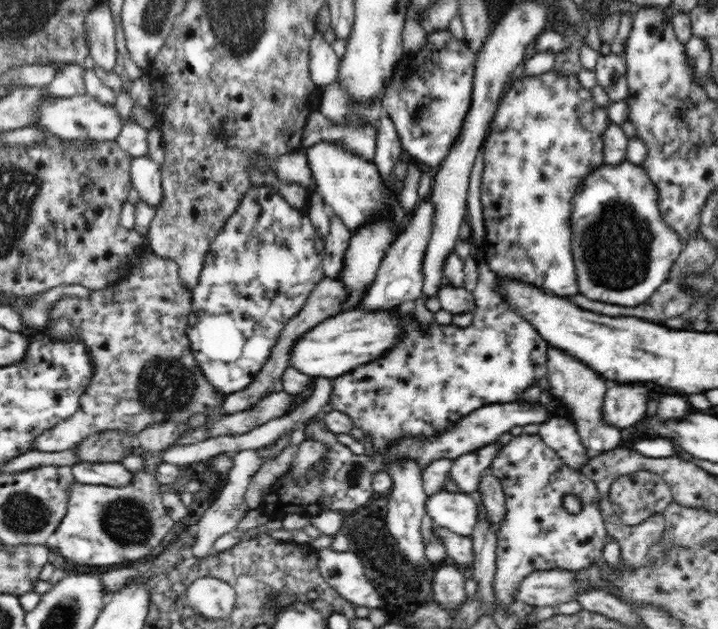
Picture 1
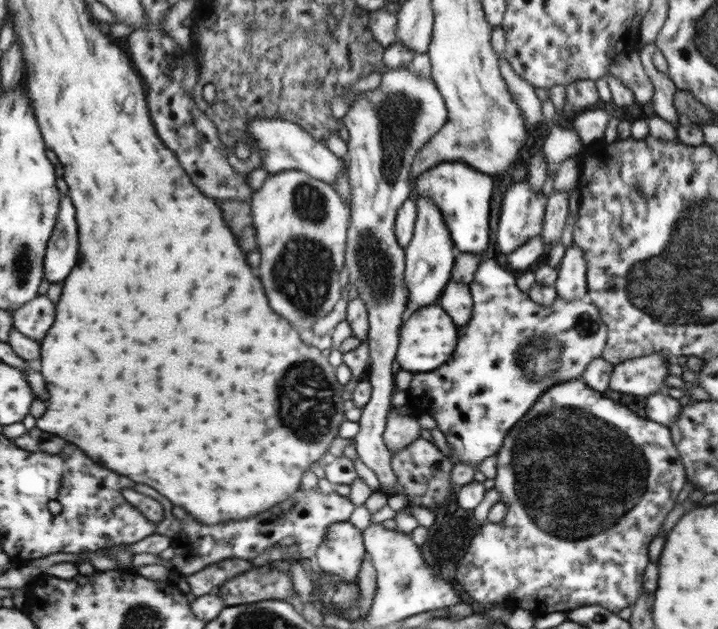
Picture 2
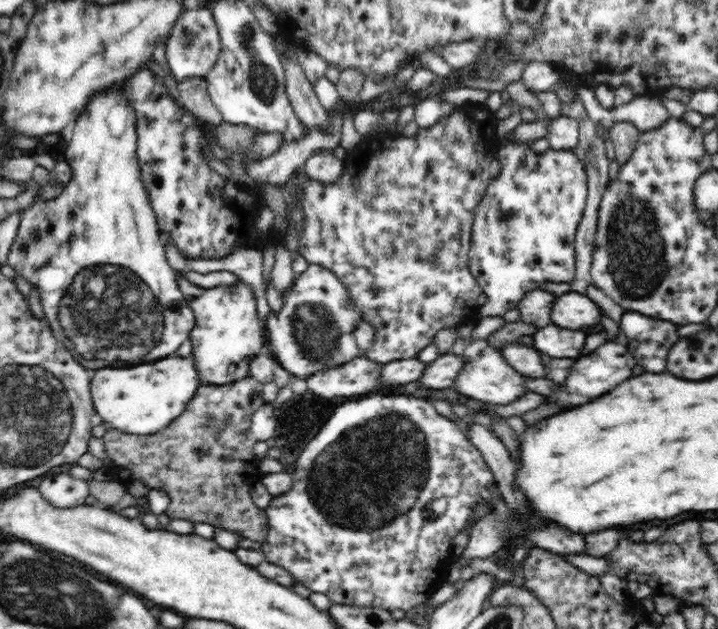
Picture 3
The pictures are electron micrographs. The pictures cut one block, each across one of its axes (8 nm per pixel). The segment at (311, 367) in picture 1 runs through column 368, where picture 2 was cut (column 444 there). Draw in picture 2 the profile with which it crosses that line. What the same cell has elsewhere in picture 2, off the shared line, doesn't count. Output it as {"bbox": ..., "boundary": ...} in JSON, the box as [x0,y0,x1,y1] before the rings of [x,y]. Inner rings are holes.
{"bbox":[395,304,460,373],"boundary":[[[439,304],[416,310],[404,319],[399,330],[398,356],[395,357],[397,369],[411,373],[430,373],[440,368],[454,354],[459,337],[460,329],[454,319]]]}

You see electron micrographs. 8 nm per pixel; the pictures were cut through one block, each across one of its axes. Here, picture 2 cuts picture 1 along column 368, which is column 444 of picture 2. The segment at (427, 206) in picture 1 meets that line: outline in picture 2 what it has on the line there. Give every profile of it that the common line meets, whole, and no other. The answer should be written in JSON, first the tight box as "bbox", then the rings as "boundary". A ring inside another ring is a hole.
{"bbox":[438,277,473,328],"boundary":[[[454,277],[451,278],[438,304],[454,319],[455,325],[462,328],[468,324],[473,314],[473,298],[469,284],[459,283]]]}

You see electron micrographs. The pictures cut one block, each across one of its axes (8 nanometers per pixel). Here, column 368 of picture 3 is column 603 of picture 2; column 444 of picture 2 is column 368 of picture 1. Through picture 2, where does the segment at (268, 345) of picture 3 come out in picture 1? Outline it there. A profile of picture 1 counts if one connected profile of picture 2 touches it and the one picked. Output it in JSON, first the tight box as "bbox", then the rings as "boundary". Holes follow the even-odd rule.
{"bbox":[328,262,548,450],"boundary":[[[486,262],[478,263],[479,277],[476,287],[472,294],[476,299],[476,308],[473,313],[472,323],[468,328],[458,327],[458,325],[440,325],[434,321],[427,331],[422,331],[422,324],[418,321],[406,321],[405,333],[402,334],[401,345],[394,345],[393,349],[389,350],[384,357],[377,358],[377,361],[369,362],[369,364],[362,365],[349,373],[342,374],[341,377],[331,379],[332,392],[328,401],[332,404],[333,410],[338,410],[347,414],[353,422],[353,426],[361,428],[365,436],[370,436],[372,446],[374,450],[382,450],[386,447],[392,439],[402,438],[403,435],[436,435],[440,431],[446,430],[451,423],[458,422],[460,418],[464,418],[470,412],[478,410],[481,406],[494,404],[494,403],[509,403],[514,401],[524,400],[524,392],[532,388],[532,386],[538,386],[538,380],[547,374],[546,362],[548,362],[548,343],[541,337],[541,334],[534,328],[534,325],[528,321],[528,319],[522,316],[521,312],[514,311],[514,308],[510,307],[508,298],[505,298],[504,294],[501,294],[497,288],[500,286],[500,282],[497,281],[496,273],[492,272],[489,264]]]}

